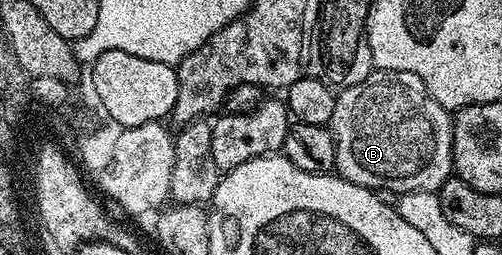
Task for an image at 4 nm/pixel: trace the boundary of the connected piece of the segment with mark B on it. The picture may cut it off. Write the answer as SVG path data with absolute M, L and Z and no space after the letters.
M374 69L370 71L370 74L363 81L358 81L355 85L348 86L343 93L339 92L336 96L336 111L332 111L332 119L328 128L334 135L334 146L336 147L334 169L336 170L337 176L343 177L344 180L351 181L357 185L363 185L365 189L373 189L375 191L387 189L388 192L394 193L393 195L411 193L412 191L437 193L443 183L454 173L454 160L452 159L452 131L454 130L454 122L452 120L451 110L445 109L440 103L436 103L436 99L432 99L430 92L424 87L420 75L416 75L412 71Z

